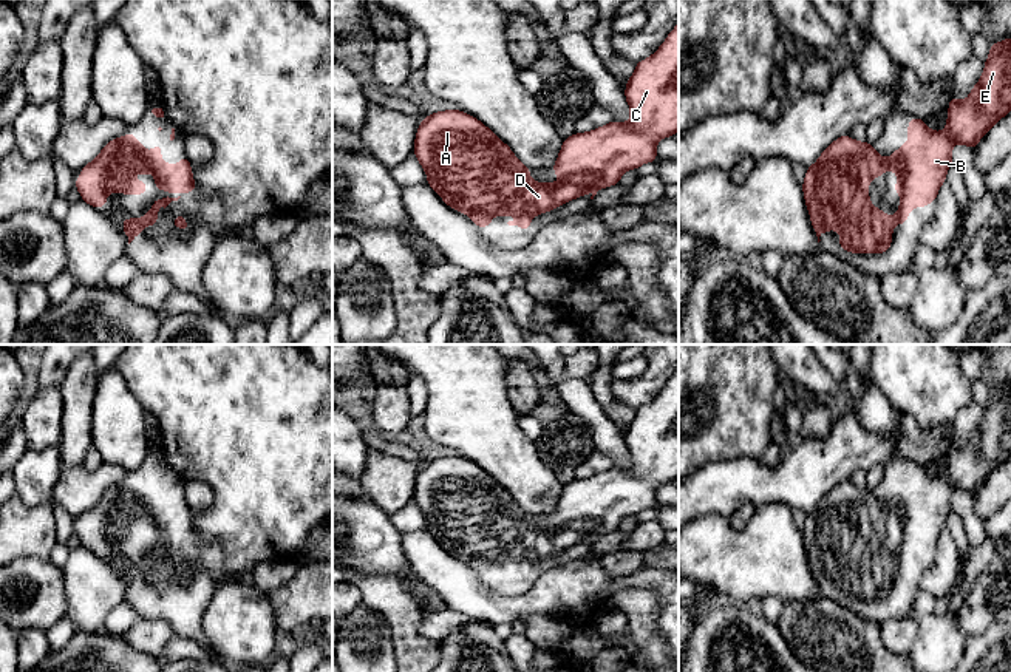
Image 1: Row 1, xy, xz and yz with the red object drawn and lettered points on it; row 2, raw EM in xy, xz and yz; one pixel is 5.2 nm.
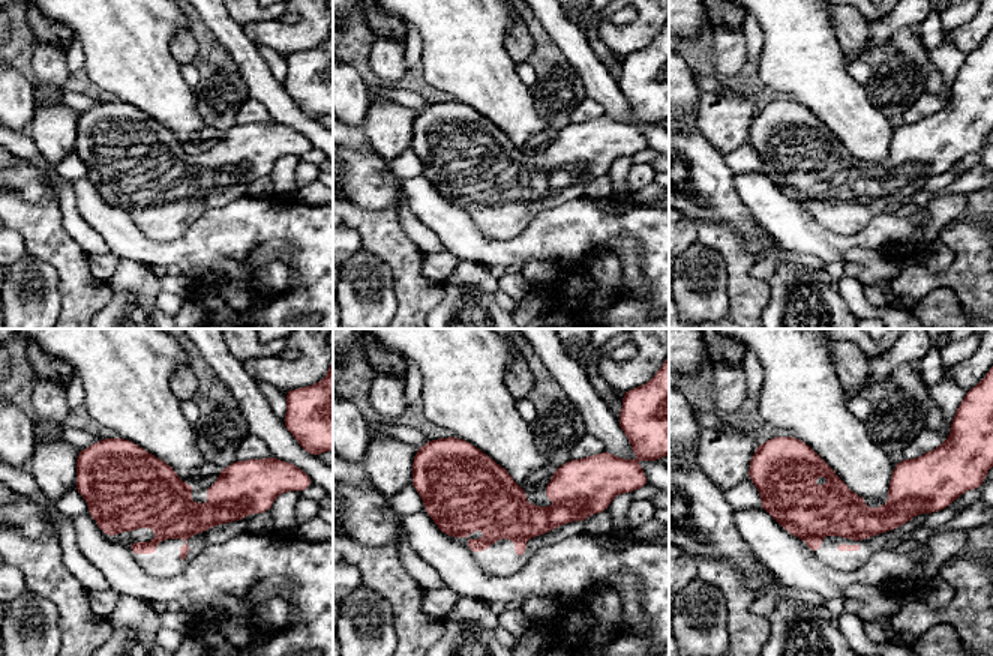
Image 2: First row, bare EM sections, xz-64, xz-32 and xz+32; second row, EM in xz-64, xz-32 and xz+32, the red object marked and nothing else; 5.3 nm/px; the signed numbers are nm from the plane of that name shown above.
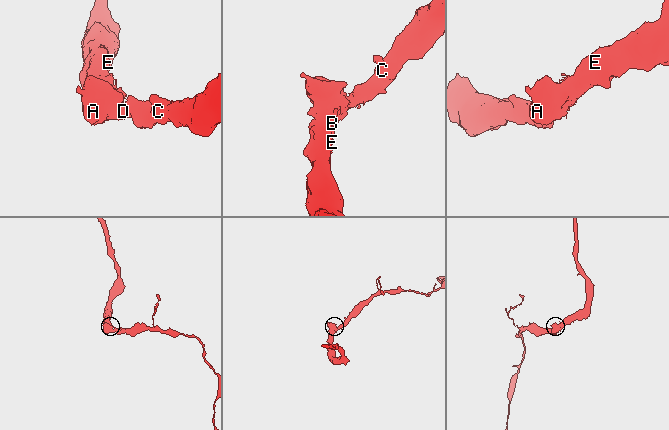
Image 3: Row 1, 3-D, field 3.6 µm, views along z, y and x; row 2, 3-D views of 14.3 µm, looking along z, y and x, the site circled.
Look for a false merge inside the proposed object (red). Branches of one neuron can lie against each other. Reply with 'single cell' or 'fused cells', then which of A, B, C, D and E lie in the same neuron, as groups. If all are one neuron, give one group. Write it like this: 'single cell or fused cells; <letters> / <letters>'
single cell; A B C D E

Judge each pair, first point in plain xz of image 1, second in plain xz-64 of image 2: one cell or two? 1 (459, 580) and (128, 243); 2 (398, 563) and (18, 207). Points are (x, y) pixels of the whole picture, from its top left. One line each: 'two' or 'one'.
1: one
2: two

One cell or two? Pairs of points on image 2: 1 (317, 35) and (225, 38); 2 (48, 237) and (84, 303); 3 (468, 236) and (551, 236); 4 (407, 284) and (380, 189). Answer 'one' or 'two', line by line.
1: two
2: one
3: one
4: two

